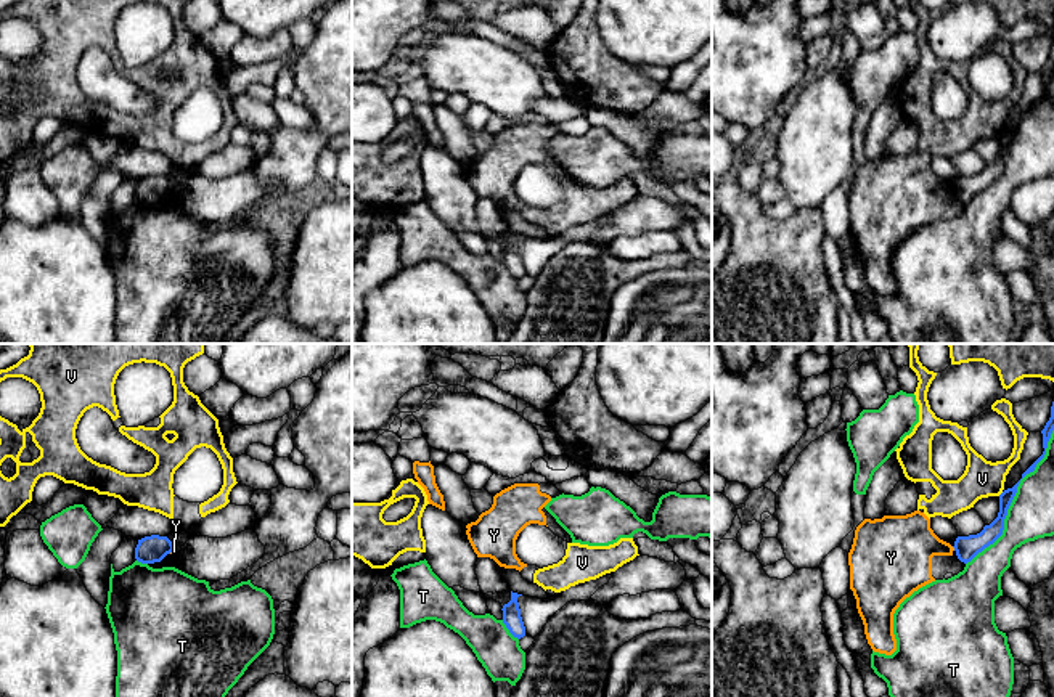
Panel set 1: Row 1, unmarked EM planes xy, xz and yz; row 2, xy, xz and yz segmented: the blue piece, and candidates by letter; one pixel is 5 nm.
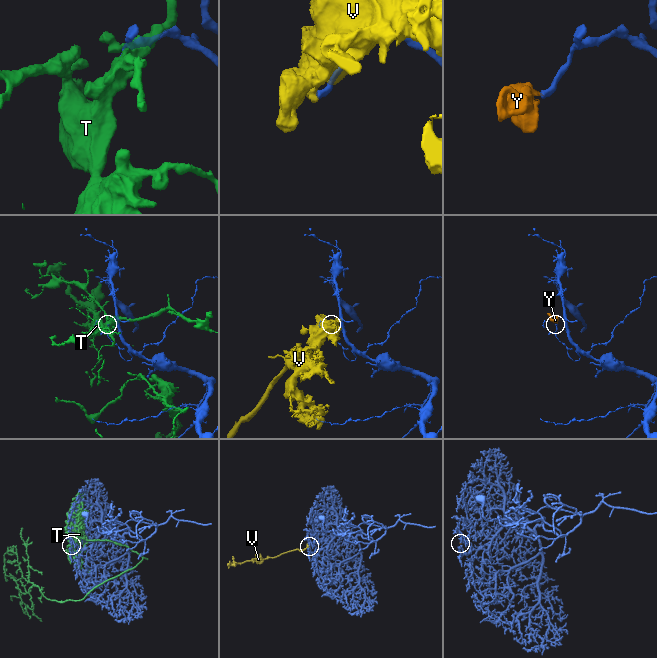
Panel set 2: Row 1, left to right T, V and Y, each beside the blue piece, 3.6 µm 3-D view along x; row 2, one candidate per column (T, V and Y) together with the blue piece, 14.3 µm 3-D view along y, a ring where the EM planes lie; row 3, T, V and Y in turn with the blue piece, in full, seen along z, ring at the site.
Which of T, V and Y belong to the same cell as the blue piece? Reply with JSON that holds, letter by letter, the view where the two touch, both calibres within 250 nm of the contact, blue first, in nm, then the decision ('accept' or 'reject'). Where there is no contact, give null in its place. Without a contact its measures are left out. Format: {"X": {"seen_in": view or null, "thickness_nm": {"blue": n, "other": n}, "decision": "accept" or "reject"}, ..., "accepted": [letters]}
{"T": {"seen_in": "yz", "thickness_nm": {"blue": 90, "other": 240}, "decision": "reject"}, "V": {"seen_in": "yz", "thickness_nm": {"blue": 90, "other": 190}, "decision": "reject"}, "Y": {"seen_in": "yz", "thickness_nm": {"blue": 120, "other": 300}, "decision": "reject"}, "accepted": []}

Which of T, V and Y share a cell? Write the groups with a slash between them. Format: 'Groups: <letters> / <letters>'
Groups: T / V Y

